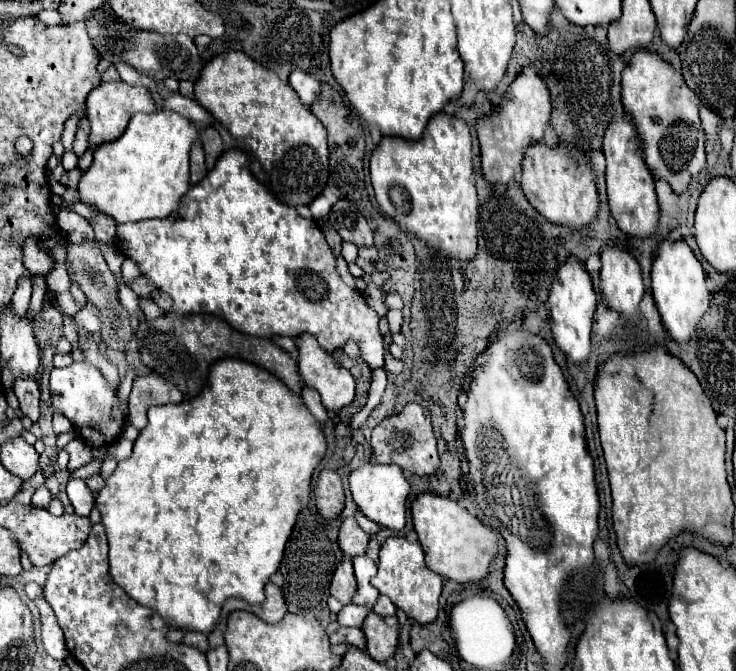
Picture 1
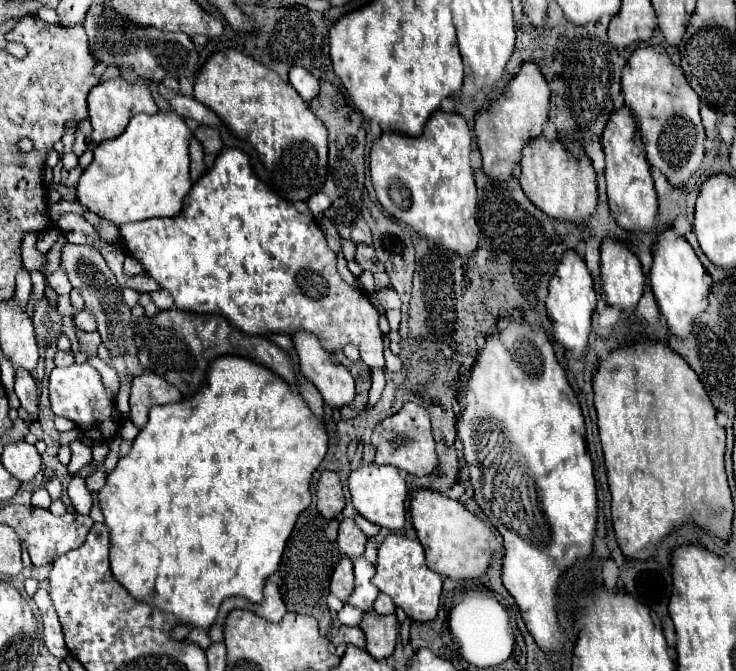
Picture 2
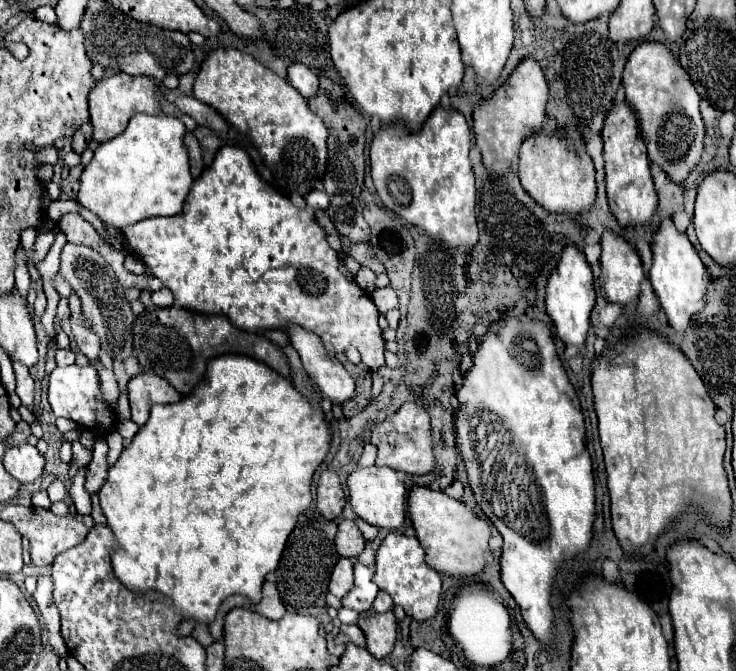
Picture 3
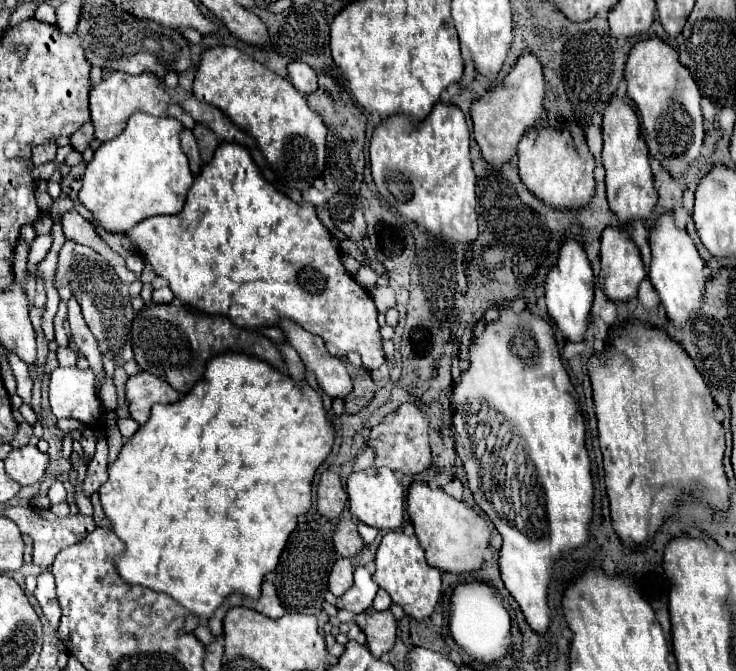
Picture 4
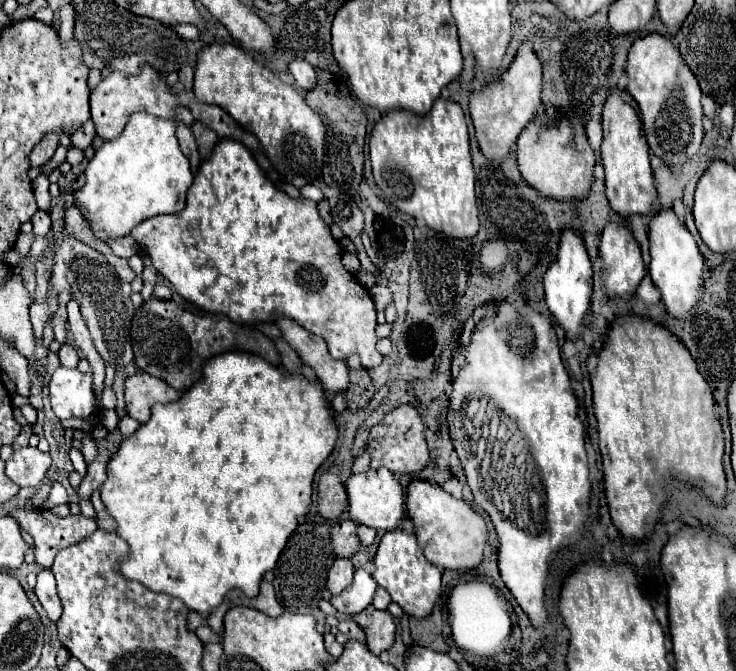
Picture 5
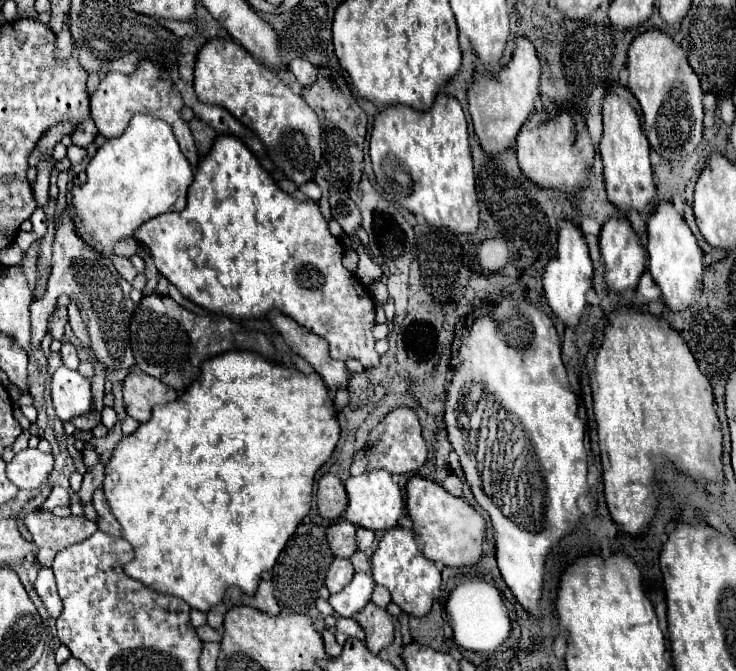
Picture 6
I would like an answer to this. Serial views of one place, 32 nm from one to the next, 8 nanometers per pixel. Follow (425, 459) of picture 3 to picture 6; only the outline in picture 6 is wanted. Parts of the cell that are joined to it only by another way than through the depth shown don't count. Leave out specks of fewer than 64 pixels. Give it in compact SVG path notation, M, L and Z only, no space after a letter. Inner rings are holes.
M400 406L390 414L386 414L386 418L378 426L374 426L368 434L366 456L368 456L368 470L384 468L392 474L406 474L406 472L416 474L428 460L428 450L422 438L422 426L418 414L408 406Z

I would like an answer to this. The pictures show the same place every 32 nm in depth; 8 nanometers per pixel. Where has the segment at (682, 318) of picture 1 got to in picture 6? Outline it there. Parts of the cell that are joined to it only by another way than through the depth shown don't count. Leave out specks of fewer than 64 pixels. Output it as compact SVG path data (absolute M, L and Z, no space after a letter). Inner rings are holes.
M660 202L656 212L648 220L648 254L650 254L650 274L662 290L662 298L672 312L684 312L696 300L700 292L700 276L704 272L702 250L696 244L694 234L690 232L684 218L674 210L672 204Z

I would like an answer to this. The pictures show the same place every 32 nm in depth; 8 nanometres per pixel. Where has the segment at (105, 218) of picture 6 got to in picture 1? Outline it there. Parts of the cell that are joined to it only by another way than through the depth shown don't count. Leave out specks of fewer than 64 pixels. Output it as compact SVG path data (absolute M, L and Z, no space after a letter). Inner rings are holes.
M156 110L152 114L134 114L126 132L116 140L102 144L94 150L94 162L80 178L78 194L80 200L90 204L92 208L104 212L116 222L138 222L148 218L164 218L170 216L180 198L186 194L190 184L190 150L196 144L200 132L192 120L184 118L172 110Z

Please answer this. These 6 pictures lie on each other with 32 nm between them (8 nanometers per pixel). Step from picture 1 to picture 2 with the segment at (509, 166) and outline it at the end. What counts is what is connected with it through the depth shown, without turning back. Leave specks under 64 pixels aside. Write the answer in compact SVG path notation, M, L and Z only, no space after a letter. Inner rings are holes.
M532 62L522 64L520 72L510 80L506 90L498 96L496 102L490 102L488 110L482 110L476 116L476 138L478 138L478 148L482 154L484 162L484 174L490 180L508 180L518 174L518 164L522 156L524 144L528 140L534 140L542 136L544 124L548 122L548 112L550 112L550 90L540 74L538 66Z

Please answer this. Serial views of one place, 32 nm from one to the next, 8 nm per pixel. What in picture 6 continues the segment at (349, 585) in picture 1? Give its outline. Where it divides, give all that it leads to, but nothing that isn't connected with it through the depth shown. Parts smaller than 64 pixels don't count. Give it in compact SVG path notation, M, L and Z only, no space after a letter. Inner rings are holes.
M334 558L326 572L326 588L330 590L330 594L338 594L352 580L352 576L354 576L352 562L346 558Z

